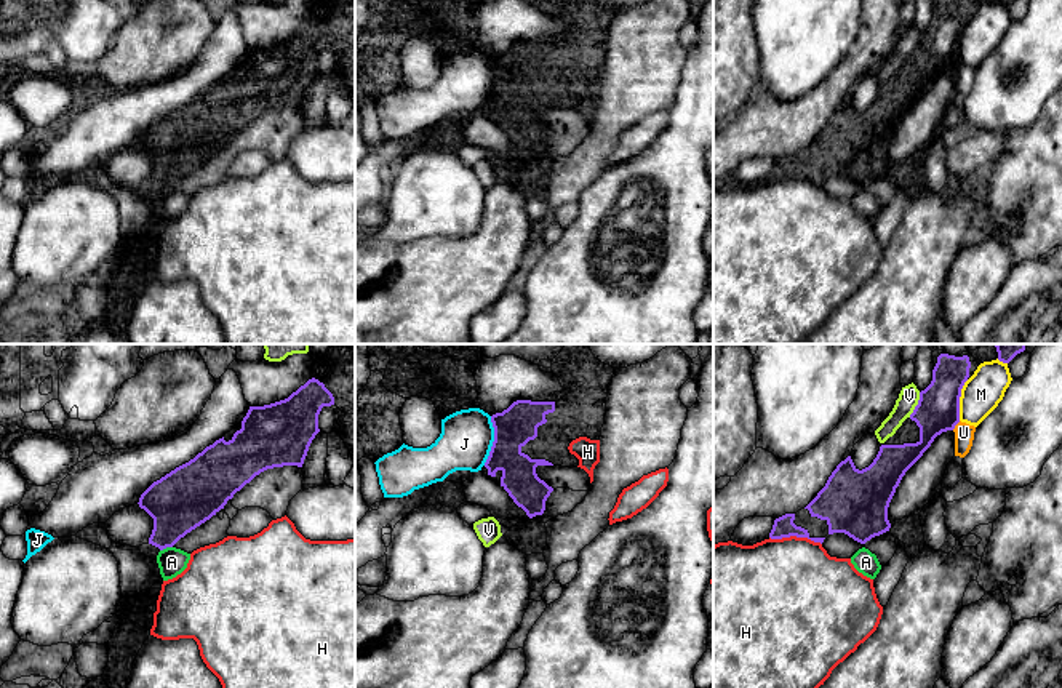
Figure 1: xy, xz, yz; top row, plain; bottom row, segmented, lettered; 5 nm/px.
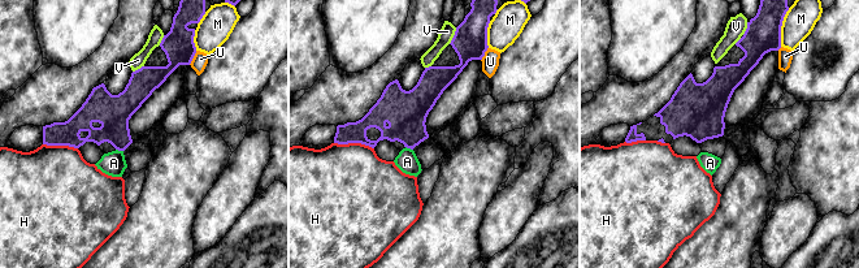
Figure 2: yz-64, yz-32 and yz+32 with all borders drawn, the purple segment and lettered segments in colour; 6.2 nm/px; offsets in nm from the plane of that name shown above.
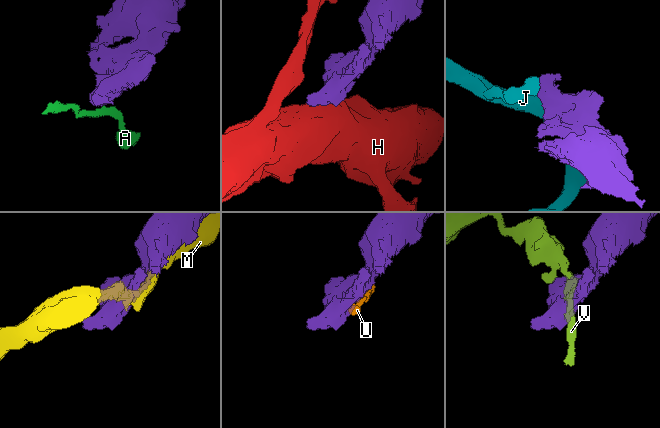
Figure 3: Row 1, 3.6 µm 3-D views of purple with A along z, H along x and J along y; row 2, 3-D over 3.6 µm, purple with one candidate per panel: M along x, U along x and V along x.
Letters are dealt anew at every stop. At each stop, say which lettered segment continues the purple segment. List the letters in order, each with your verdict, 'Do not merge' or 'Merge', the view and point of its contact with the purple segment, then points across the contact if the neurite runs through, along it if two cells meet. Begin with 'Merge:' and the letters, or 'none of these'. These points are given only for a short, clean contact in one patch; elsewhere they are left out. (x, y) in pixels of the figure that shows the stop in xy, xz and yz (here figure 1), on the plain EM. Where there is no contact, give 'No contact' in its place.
Merge: none of these
A: Do not merge. Touches purple at xy (165, 189). Boundary: xy (171, 188), (160, 192)
H: Do not merge. Touches purple at yz (795, 176). Boundary: yz (770, 178), (806, 178), (821, 186)
J: Do not merge. Touches purple at xz (495, 82). Boundary: xz (491, 58), (493, 87), (483, 106)
M: Do not merge. Touches purple at yz (958, 42)
U: Do not merge. Touches purple at yz (955, 66)
V: Do not merge. Touches purple at yz (917, 47)

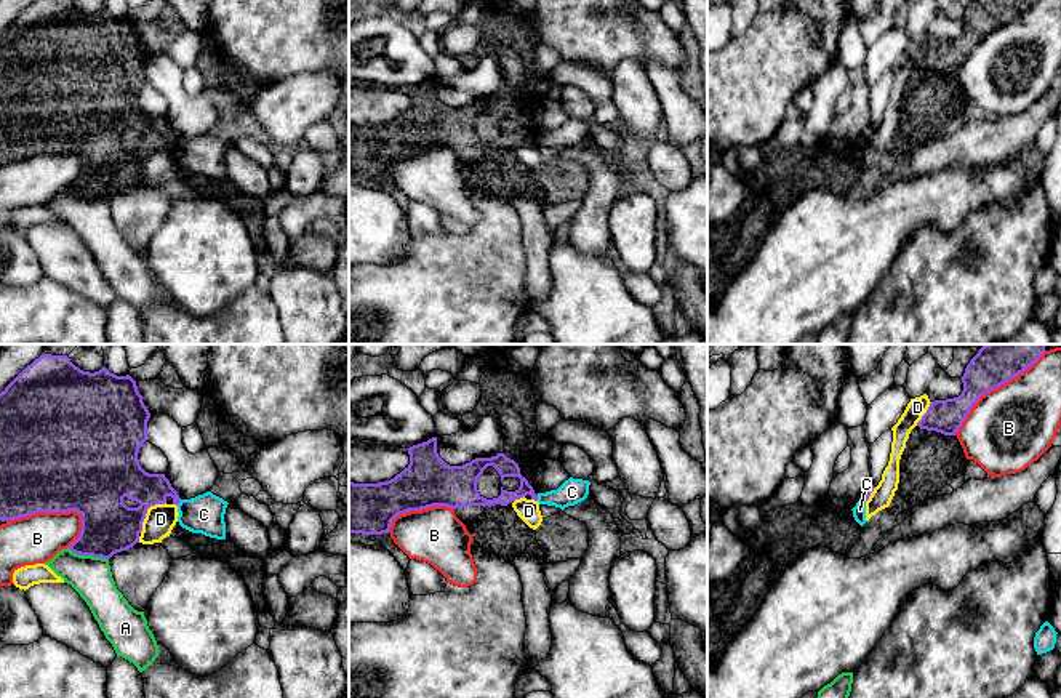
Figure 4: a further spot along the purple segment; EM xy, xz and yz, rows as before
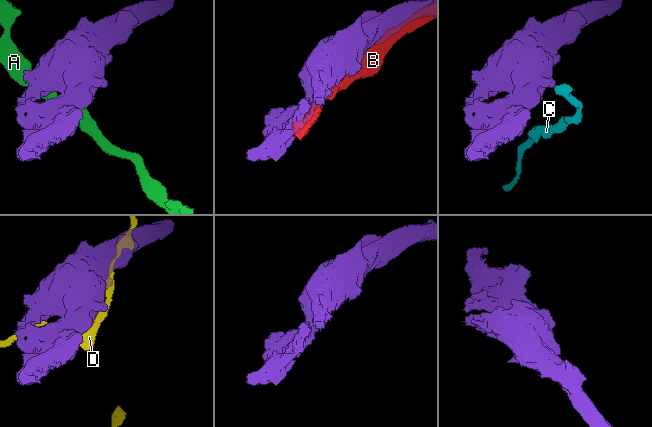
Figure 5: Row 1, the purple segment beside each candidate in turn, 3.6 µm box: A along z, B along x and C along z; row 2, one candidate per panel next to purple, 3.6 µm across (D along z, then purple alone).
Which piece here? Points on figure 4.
Merge: none of these
A: Do not merge. Touches purple at xy (88, 196)
B: Do not merge. Touches purple at xy (44, 152)
C: Do not merge. Touches purple at xy (178, 144). Boundary: xy (181, 141), (176, 146)
D: Do not merge. Touches purple at xy (146, 154)

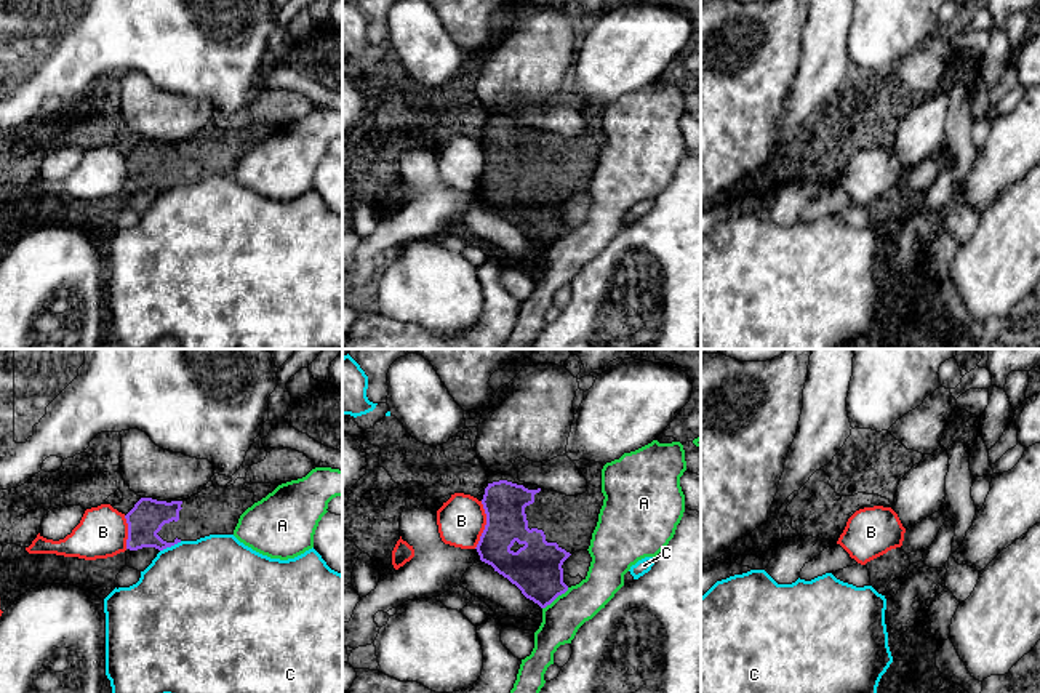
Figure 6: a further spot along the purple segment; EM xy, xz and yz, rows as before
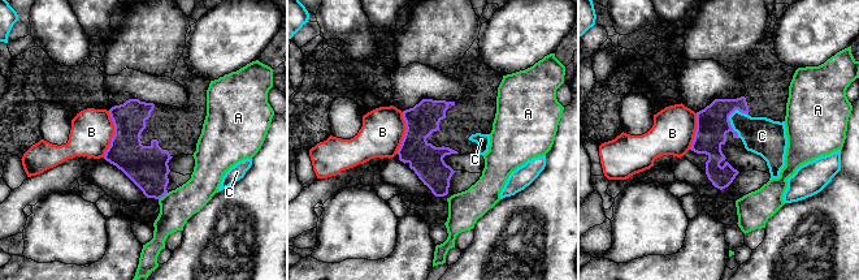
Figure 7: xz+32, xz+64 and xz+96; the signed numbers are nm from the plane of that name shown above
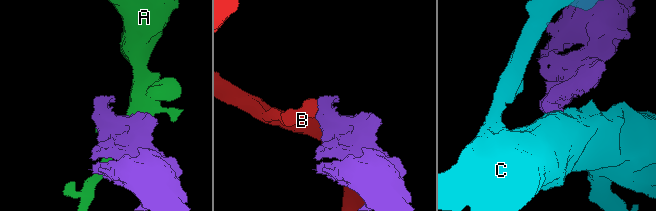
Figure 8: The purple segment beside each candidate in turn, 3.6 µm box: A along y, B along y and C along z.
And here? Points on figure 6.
Merge: none of these
A: Do not merge. Touches purple at xz (556, 239)
B: Do not merge. Touches purple at xz (485, 167). Boundary: xz (482, 143), (485, 167), (474, 189)
C: Do not merge. Touches purple at xy (170, 188). Boundary: xy (181, 183), (160, 192)

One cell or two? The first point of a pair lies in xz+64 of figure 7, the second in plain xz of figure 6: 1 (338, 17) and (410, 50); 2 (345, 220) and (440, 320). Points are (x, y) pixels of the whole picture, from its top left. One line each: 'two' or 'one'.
1: one
2: one

